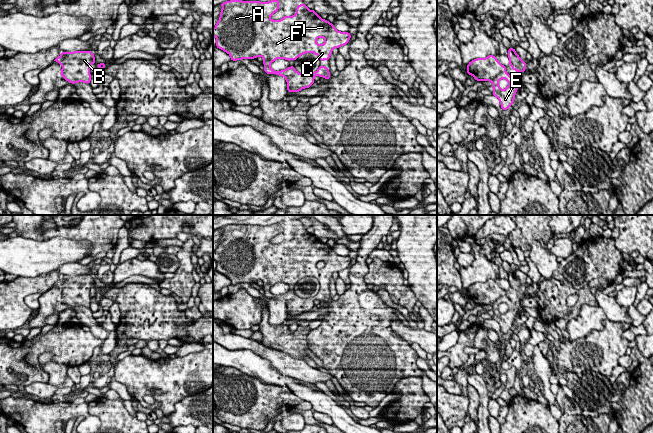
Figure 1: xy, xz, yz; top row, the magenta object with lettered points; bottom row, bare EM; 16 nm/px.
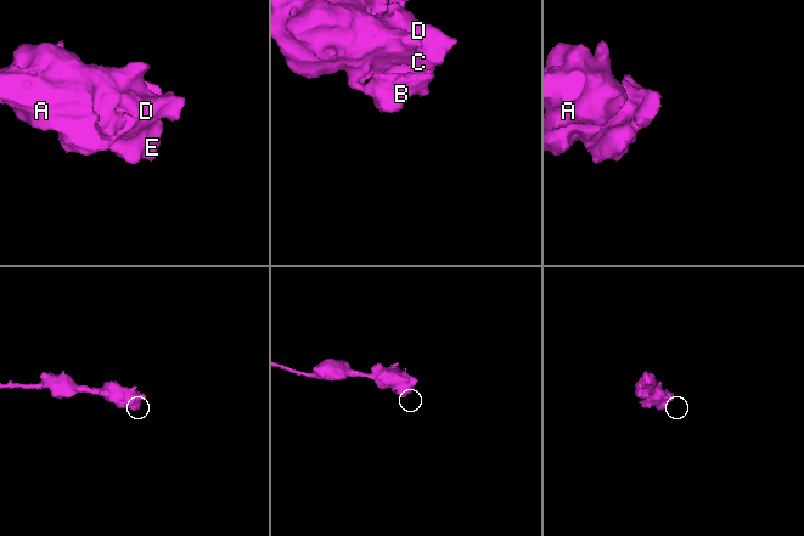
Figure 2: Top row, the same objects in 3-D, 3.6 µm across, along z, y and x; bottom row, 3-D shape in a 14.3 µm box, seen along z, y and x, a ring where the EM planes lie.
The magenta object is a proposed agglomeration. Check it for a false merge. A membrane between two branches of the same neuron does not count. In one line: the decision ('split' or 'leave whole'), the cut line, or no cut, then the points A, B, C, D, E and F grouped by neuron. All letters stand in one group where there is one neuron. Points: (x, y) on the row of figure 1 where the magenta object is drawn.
leave whole; cut none; groups A B C D E F

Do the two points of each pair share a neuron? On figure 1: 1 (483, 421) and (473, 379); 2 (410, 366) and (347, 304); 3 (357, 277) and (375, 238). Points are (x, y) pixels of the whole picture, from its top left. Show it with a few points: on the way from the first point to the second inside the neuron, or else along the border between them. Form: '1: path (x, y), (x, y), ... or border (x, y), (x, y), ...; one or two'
1: path (483, 411), (482, 389); one
2: path (394, 350), (388, 341), (363, 316); one
3: path (361, 267), (361, 258), (366, 248); one

